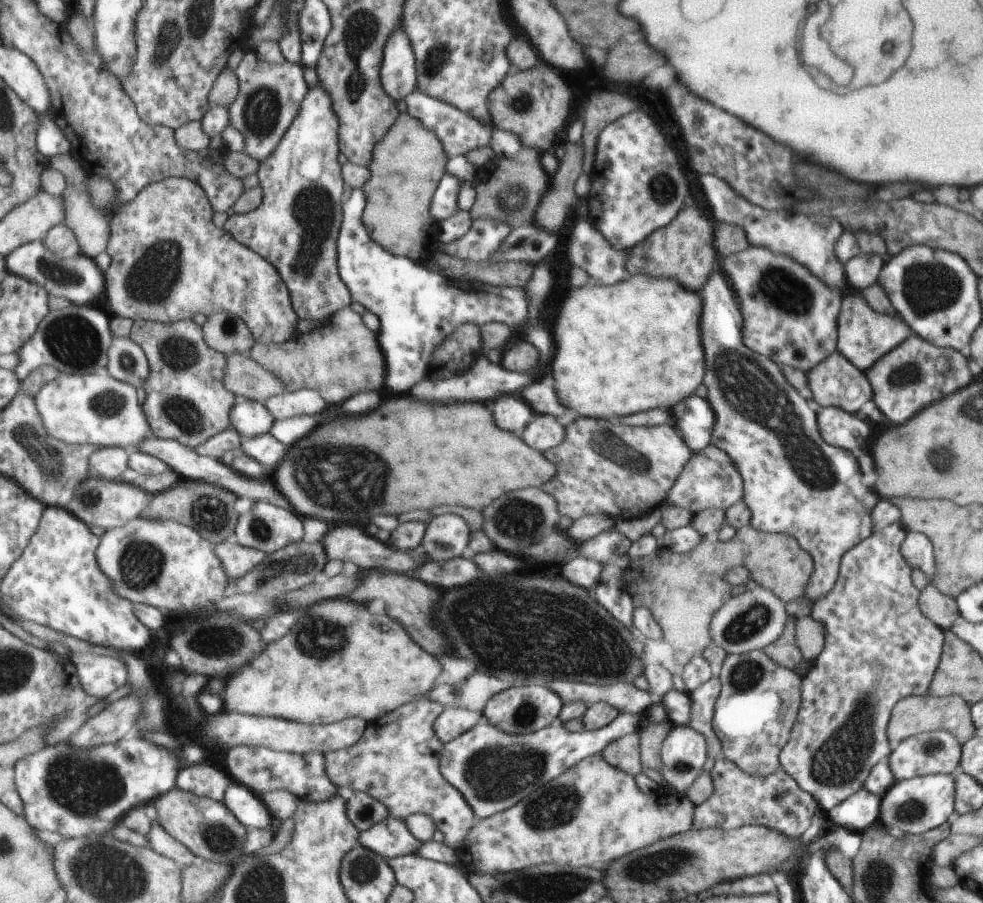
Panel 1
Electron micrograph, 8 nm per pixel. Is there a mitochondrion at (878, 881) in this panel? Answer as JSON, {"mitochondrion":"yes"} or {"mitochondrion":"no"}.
{"mitochondrion":"yes"}

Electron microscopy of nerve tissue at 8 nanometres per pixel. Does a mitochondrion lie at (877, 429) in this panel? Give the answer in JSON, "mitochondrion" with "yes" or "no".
{"mitochondrion":"no"}

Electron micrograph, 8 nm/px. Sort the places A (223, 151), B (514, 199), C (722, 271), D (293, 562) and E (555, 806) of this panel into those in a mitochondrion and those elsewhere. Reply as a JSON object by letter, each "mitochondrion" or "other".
{"A":"other","B":"mitochondrion","C":"other","D":"mitochondrion","E":"mitochondrion"}

